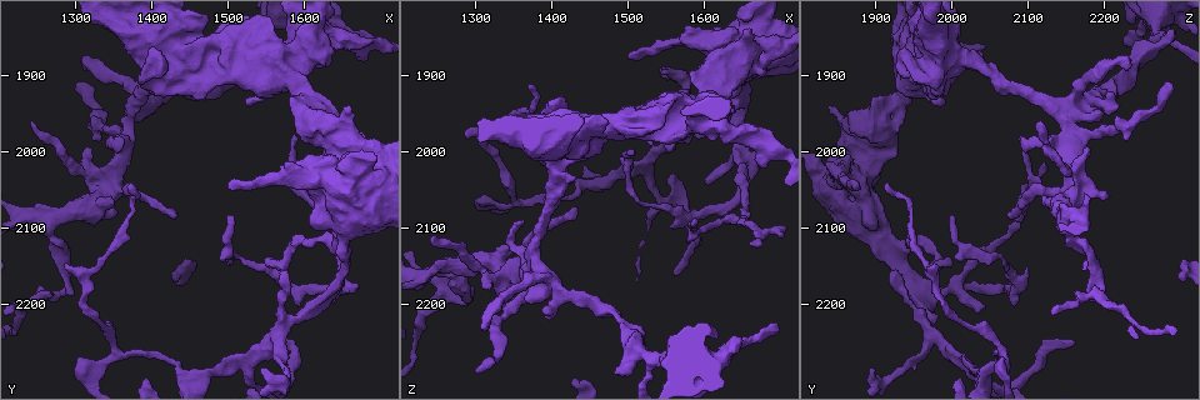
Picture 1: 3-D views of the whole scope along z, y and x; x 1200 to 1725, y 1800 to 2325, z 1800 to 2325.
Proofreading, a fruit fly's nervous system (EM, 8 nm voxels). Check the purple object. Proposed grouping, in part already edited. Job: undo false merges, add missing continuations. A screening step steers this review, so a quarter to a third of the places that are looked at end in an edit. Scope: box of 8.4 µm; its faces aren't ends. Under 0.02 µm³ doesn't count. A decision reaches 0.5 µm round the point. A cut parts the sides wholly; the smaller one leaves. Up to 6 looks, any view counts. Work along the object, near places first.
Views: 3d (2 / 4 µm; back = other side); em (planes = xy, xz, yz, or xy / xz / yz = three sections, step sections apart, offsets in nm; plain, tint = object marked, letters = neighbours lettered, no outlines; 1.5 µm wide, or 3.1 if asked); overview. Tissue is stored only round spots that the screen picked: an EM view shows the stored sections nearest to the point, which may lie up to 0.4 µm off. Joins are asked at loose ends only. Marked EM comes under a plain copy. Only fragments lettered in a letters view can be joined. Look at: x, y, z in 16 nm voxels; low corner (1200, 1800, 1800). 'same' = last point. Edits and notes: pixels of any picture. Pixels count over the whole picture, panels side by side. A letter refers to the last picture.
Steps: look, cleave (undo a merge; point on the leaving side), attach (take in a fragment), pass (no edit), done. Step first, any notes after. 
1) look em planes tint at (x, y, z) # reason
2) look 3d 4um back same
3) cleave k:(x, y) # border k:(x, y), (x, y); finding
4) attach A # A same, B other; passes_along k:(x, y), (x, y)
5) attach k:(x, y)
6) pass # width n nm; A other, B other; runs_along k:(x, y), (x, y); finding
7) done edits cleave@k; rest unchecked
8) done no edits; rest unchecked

look em xy step 4 tint at (1305, 1920, 2295) # an open end

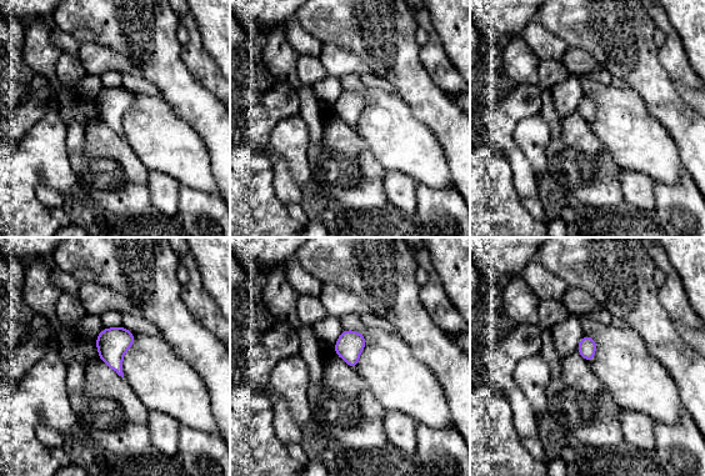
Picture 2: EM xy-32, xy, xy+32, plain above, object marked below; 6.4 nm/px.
look em xz step 8 letters same

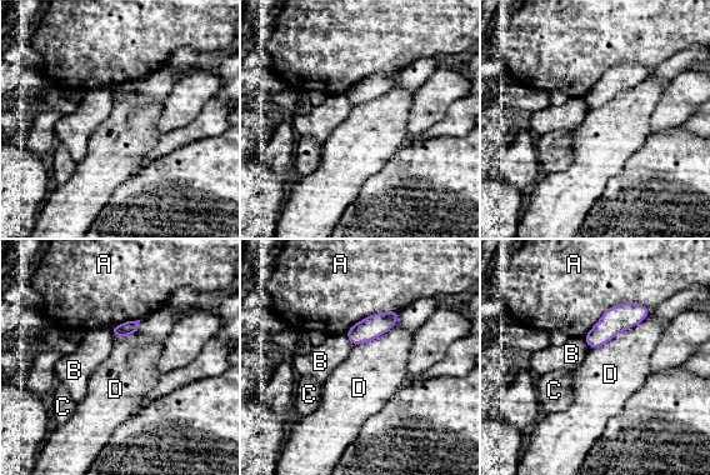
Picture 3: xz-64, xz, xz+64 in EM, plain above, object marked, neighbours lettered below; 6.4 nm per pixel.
pass # A other, B other, C other, D other; border 3:(650, 314), (589, 349); no lettered fragment goes on from it

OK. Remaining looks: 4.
look 3d 4um at (1245, 1960, 2110) # branch stops here

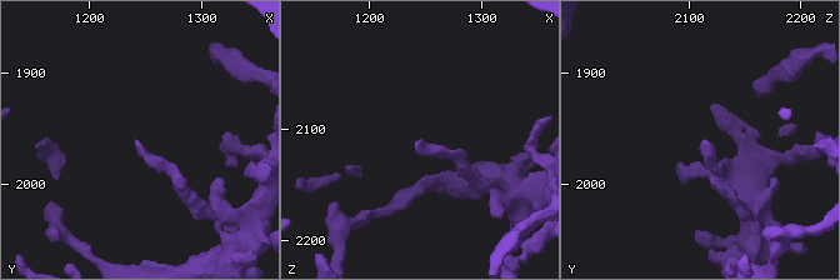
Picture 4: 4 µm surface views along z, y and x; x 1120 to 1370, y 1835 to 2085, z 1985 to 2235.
look em planes letters at (1242, 1966, 2110)

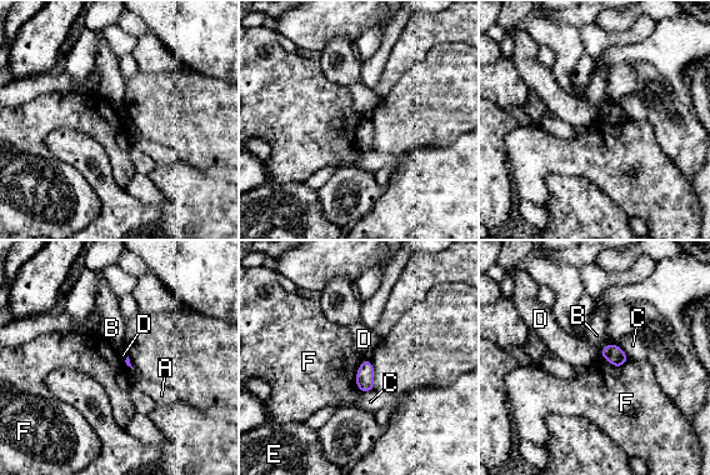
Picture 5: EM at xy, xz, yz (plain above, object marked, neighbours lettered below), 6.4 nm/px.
pass # A other, B other, C other, D other, E other, F other; border 5:(600, 353), (615, 366), (629, 359); no lettered fragment goes on from it

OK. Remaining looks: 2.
look em planes letters at (1695, 1855, 2230) # branch stops here

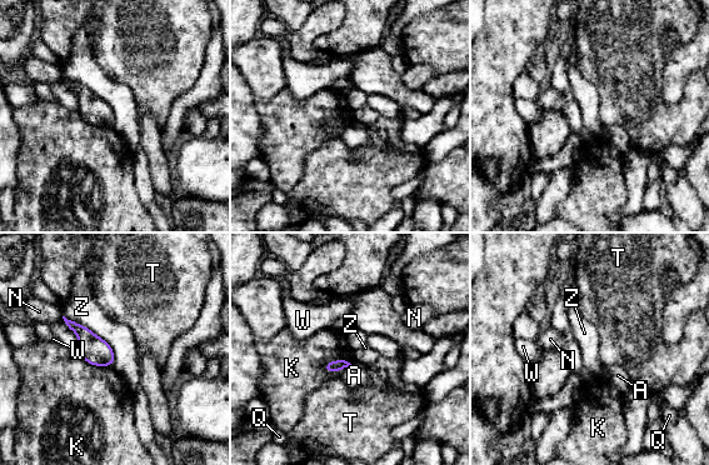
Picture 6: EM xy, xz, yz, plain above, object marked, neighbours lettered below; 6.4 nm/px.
pass # A other, K other, N other, Q other, T other, W other, Z other; border 6:(64, 315), (100, 336), (114, 364); none of them fits

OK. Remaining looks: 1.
done no edits; rest unchecked

